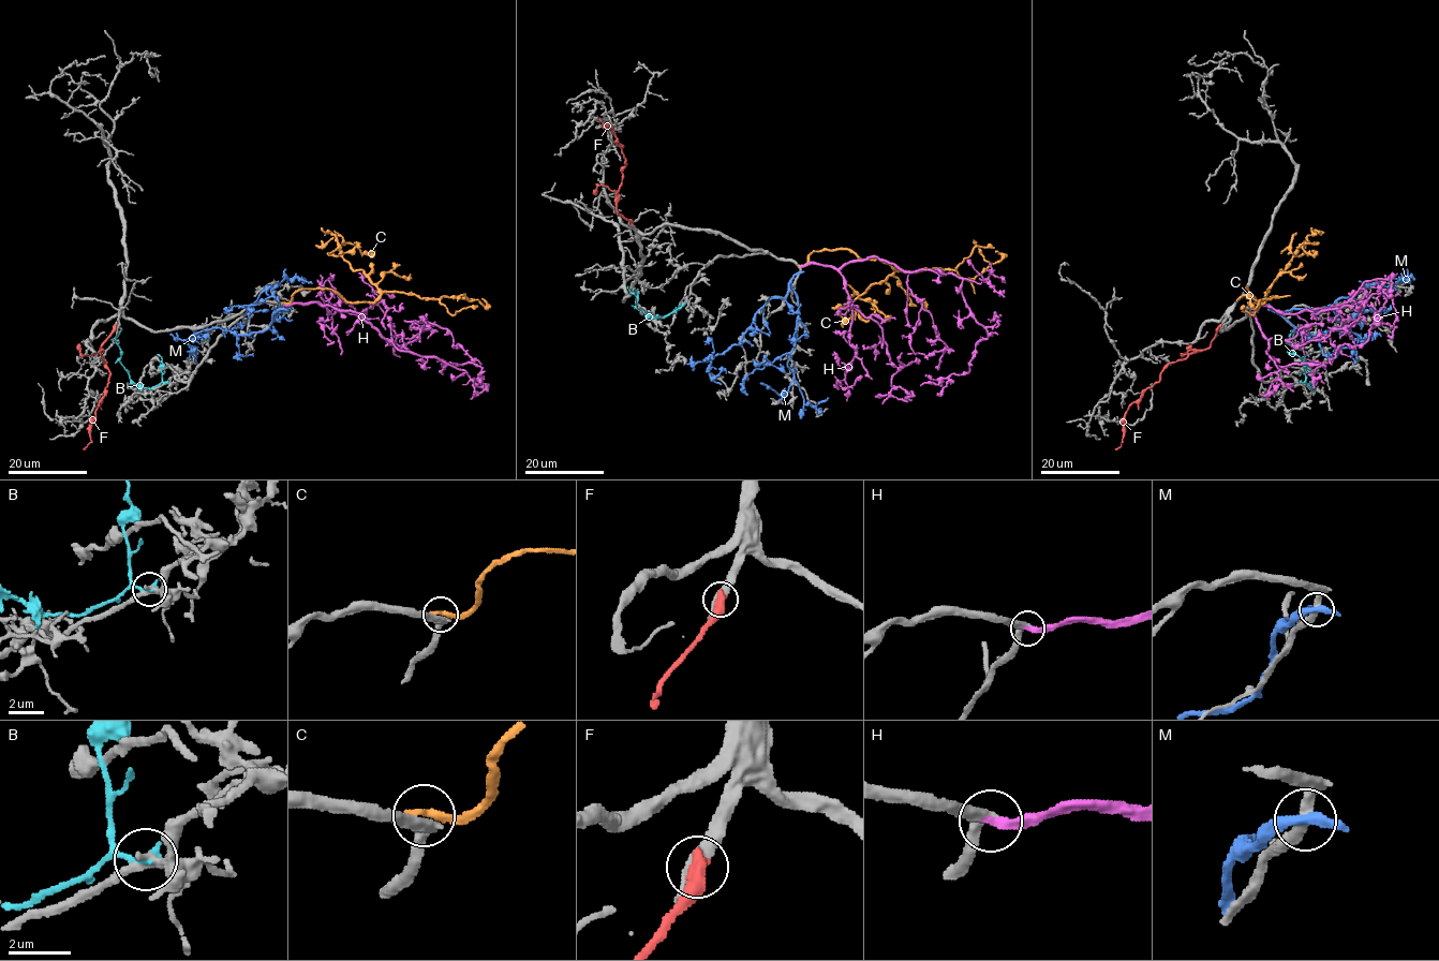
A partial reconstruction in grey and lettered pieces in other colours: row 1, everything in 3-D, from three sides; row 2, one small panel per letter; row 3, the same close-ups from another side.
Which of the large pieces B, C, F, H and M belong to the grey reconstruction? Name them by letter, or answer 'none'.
H

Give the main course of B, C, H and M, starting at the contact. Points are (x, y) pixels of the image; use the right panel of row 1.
B: (1301, 383), (1315, 387), (1304, 360), (1293, 351), (1289, 336), (1292, 330)
C: (1262, 302), (1245, 289), (1256, 302), (1261, 301), (1299, 248), (1318, 244), (1311, 244), (1306, 236), (1305, 245)
H: (1263, 305), (1254, 312), (1278, 366), (1328, 361), (1344, 344), (1362, 345), (1370, 324), (1382, 321)
M: (1270, 309), (1291, 323), (1294, 333), (1315, 336), (1341, 327), (1358, 336), (1356, 343), (1337, 350), (1336, 357)

